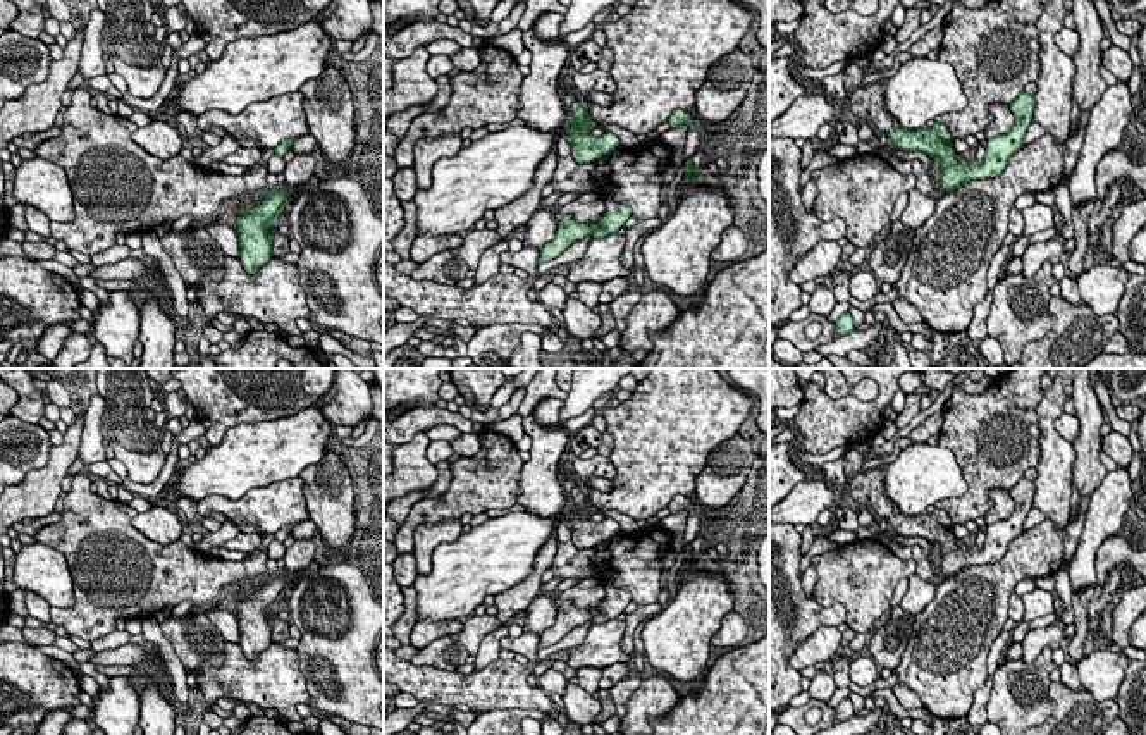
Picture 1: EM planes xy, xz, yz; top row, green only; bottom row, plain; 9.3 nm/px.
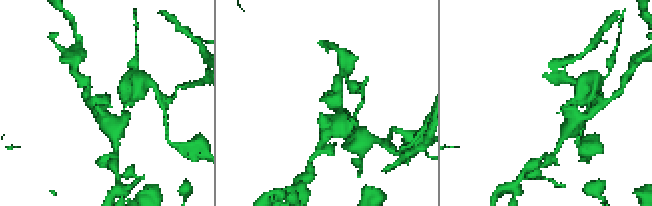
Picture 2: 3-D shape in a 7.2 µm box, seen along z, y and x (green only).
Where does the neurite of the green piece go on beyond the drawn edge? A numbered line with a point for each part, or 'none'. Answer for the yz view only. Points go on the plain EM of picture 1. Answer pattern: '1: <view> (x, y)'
1: yz (866, 486)

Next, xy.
1: xy (190, 506)

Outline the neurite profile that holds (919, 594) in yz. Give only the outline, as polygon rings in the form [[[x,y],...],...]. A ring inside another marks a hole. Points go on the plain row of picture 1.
[[[912,573],[900,608],[915,616],[934,599],[934,594],[936,584],[926,582],[917,573]]]

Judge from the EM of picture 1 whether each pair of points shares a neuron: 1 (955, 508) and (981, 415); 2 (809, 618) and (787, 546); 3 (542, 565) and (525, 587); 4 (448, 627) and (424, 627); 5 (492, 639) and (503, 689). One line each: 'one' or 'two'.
1: one
2: one
3: one
4: one
5: two

